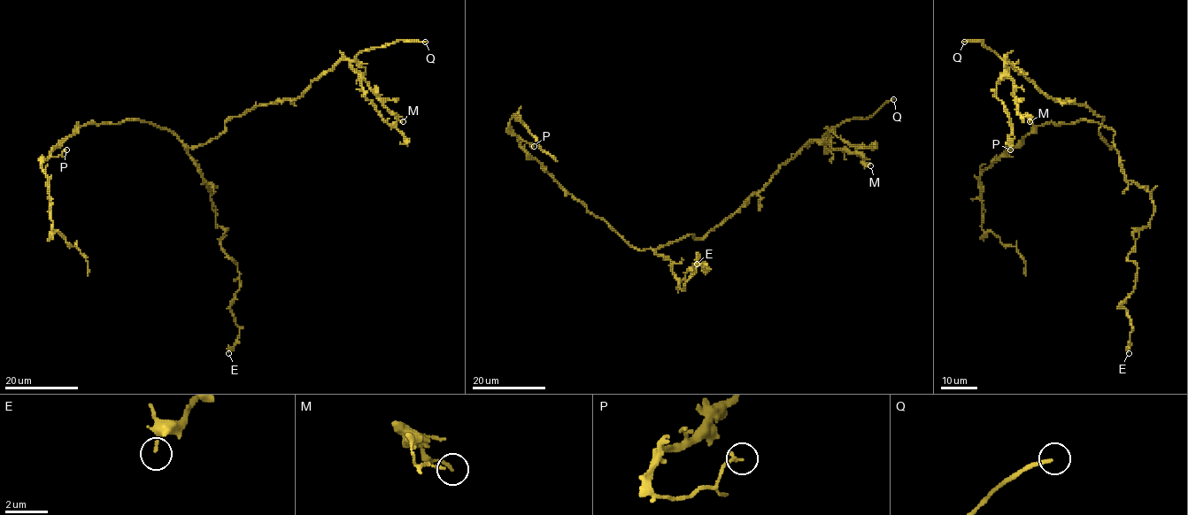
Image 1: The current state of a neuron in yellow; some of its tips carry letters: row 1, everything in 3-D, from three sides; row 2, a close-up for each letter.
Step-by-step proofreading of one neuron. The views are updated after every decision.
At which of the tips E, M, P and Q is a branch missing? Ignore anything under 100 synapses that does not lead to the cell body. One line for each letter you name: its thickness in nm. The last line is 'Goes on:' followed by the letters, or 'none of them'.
Q: Thickness 180 nm
Goes on: Q

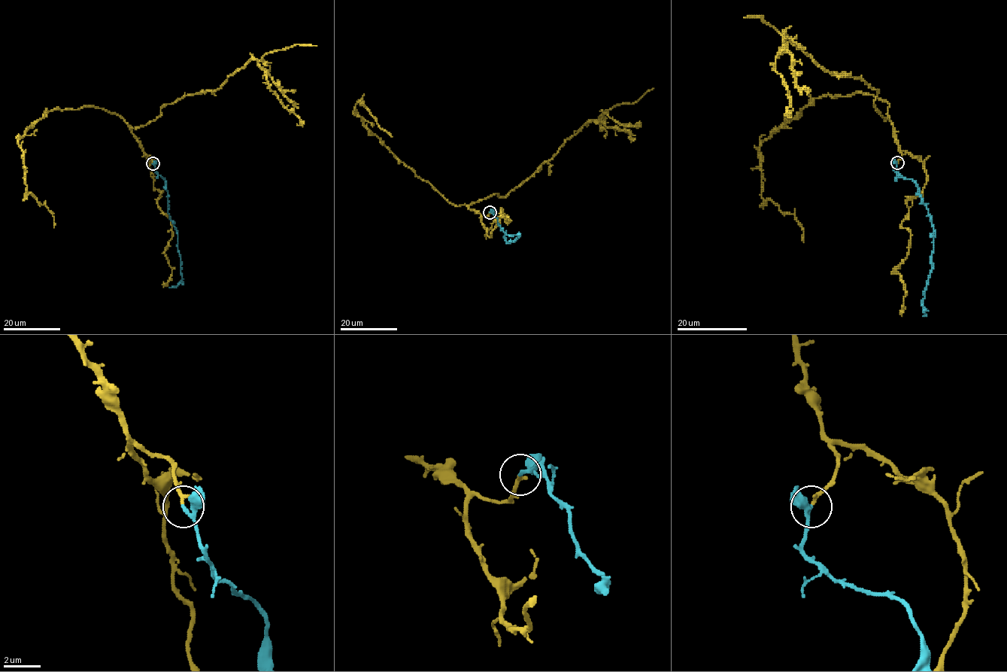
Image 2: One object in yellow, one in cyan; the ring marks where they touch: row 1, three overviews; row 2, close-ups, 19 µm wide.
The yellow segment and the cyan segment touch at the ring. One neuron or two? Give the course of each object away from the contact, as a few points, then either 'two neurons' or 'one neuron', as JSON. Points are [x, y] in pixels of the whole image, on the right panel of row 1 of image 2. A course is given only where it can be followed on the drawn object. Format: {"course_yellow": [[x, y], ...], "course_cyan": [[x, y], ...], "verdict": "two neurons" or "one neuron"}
{"course_yellow": [[897, 162], [890, 105], [872, 95], [825, 94], [781, 125], [759, 147], [762, 197], [795, 216], [803, 241]], "course_cyan": [[897, 162], [895, 171], [916, 183], [918, 194], [926, 208], [934, 232], [932, 269], [924, 292], [923, 316]], "verdict": "one neuron"}

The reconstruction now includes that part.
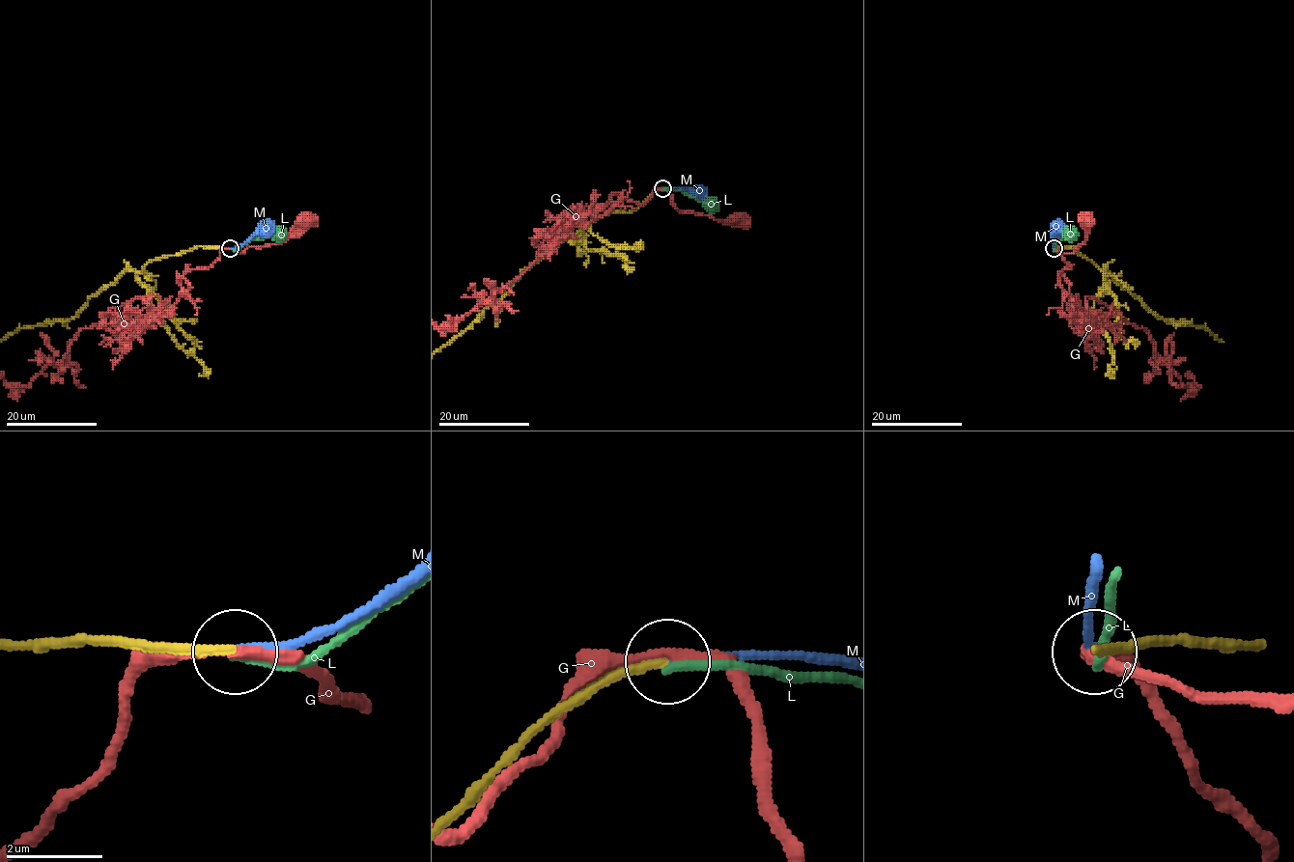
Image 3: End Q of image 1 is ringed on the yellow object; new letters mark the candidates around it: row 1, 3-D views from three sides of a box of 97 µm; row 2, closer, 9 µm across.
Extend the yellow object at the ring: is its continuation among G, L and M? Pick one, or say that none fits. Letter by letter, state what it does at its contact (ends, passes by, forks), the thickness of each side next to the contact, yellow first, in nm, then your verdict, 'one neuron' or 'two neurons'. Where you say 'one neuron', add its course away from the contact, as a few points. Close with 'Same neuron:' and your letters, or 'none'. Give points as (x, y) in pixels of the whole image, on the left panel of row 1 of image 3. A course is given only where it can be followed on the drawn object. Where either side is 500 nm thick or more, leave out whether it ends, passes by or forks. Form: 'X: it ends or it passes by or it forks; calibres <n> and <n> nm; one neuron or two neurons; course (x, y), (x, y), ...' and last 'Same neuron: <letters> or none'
G: it passes by; calibres 280 and 360 nm; two neurons
L: it ends; calibres 190 and 190 nm; two neurons
M: it ends; calibres 190 and 220 nm; one neuron; course (230, 248), (244, 244), (267, 229)
Same neuron: M

